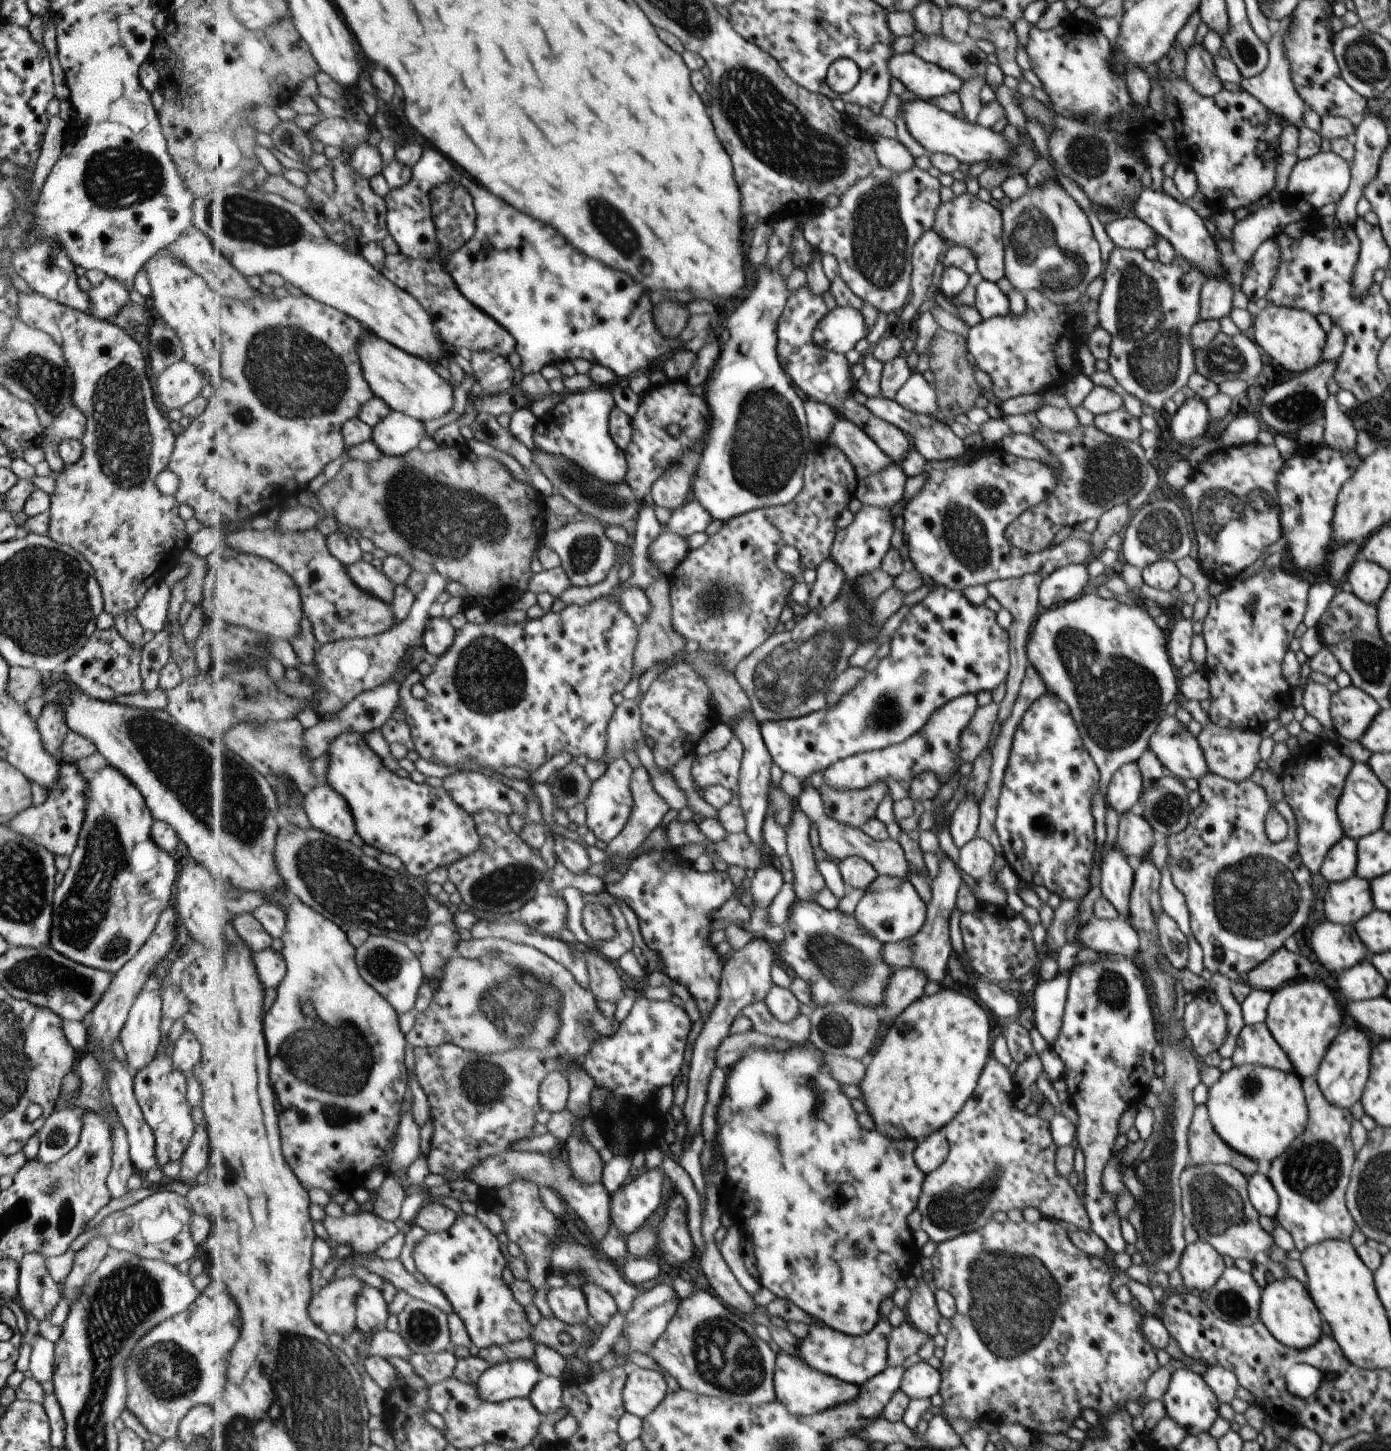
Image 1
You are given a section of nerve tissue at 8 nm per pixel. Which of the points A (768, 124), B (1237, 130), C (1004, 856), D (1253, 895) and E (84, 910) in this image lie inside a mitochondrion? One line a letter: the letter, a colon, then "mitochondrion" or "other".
A: mitochondrion
B: other
C: other
D: mitochondrion
E: mitochondrion

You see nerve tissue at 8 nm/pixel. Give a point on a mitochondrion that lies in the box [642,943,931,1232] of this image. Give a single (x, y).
(837, 1030)

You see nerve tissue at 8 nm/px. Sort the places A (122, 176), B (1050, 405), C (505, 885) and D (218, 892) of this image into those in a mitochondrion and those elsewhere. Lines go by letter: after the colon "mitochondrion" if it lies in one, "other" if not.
A: mitochondrion
B: other
C: mitochondrion
D: other

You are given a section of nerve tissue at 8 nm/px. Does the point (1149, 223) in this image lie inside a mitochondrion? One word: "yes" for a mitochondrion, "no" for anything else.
no

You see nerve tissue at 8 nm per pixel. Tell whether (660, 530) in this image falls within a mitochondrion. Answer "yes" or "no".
no

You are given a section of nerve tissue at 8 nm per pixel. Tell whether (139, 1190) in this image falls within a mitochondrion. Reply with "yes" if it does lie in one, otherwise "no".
no

